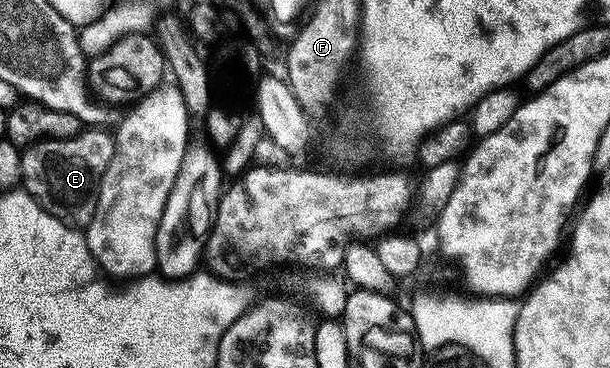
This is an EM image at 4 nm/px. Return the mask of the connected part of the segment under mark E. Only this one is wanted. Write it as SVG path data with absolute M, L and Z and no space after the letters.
M84 129L69 139L41 137L23 148L20 157L23 190L69 227L87 228L96 212L100 182L116 152L116 140L106 132Z

